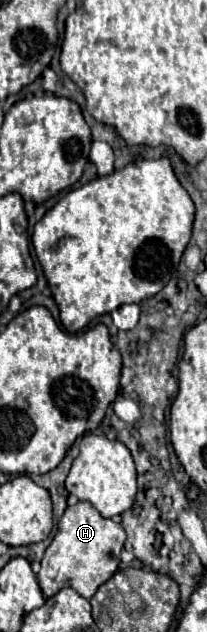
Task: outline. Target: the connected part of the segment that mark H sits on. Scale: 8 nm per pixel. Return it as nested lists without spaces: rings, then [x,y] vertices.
[[[88,501],[76,503],[64,511],[58,521],[58,533],[48,545],[42,569],[38,573],[40,589],[46,597],[56,595],[64,587],[72,587],[78,595],[90,599],[102,583],[106,583],[120,565],[120,551],[126,533],[120,523],[104,519]]]

